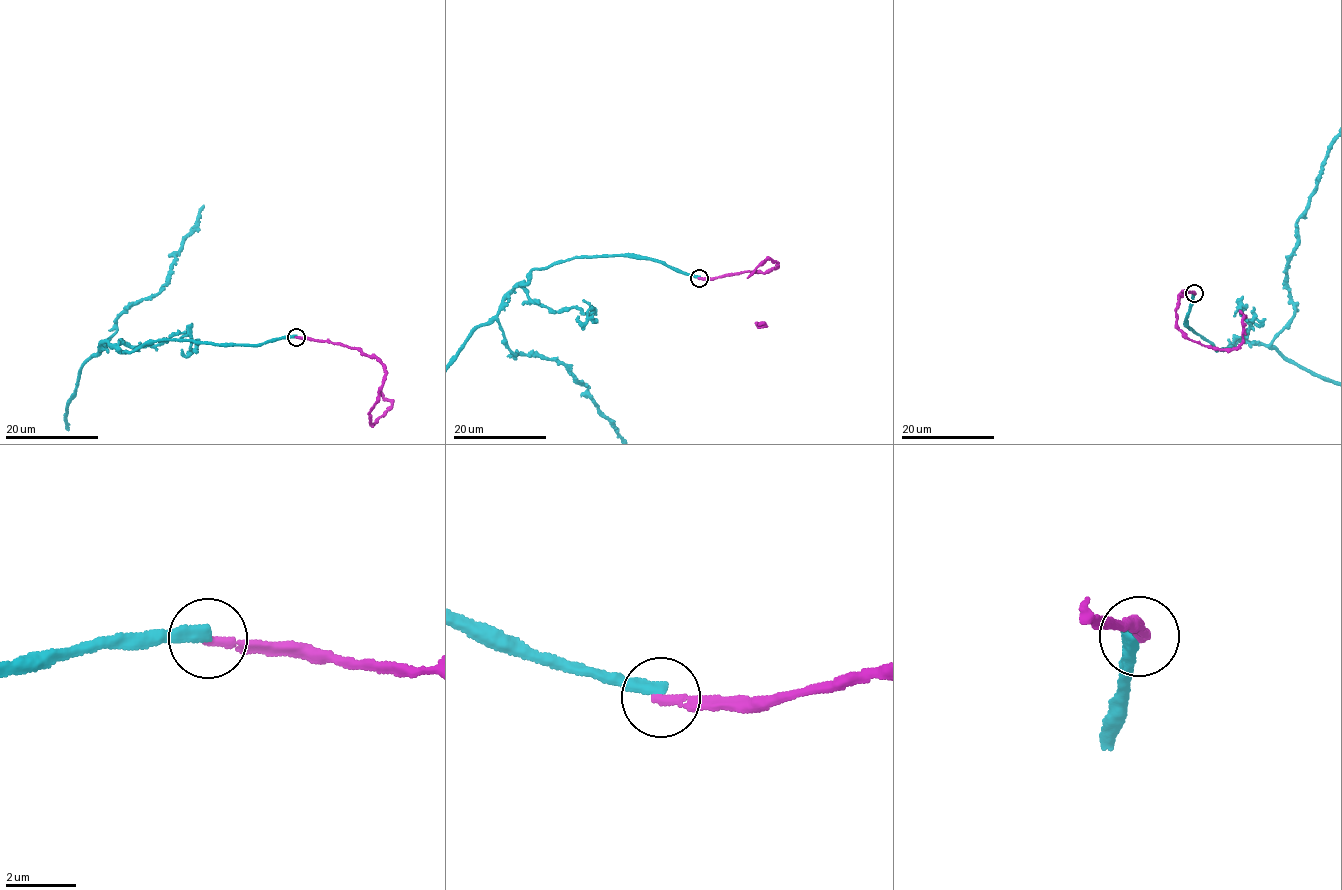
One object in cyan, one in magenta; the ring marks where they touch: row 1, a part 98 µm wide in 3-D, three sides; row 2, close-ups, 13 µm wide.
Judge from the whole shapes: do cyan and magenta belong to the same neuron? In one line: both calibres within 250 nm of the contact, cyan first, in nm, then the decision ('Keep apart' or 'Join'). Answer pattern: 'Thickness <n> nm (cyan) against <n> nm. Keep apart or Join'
Thickness 340 nm (cyan) against 240 nm. Keep apart

